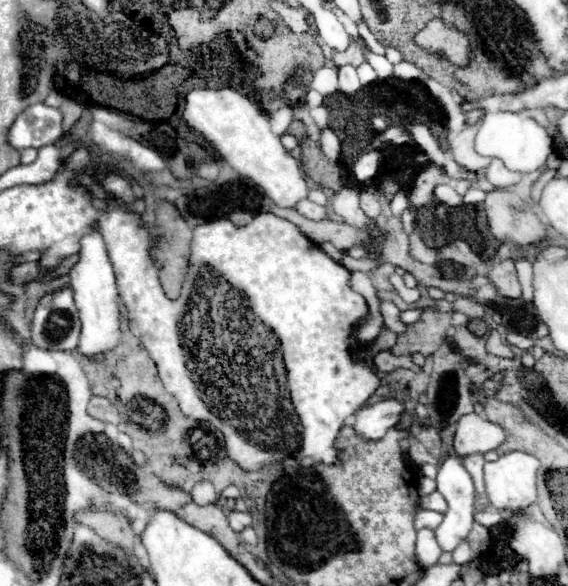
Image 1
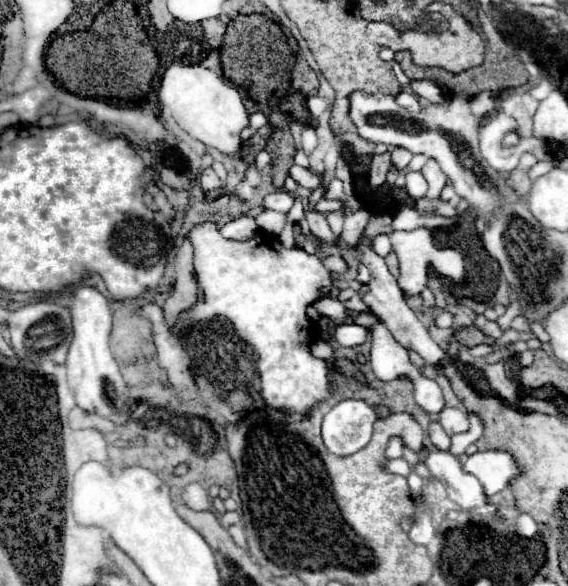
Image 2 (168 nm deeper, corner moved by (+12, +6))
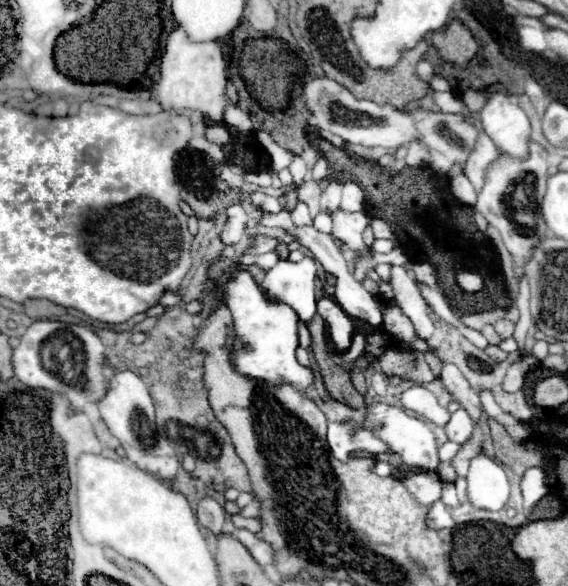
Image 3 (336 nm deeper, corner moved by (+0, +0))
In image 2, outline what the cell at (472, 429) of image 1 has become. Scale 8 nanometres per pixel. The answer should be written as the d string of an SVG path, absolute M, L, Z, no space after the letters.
M444 407L440 417L438 417L440 425L444 427L444 431L448 435L456 435L456 433L464 433L468 431L468 417L466 411L462 407Z

